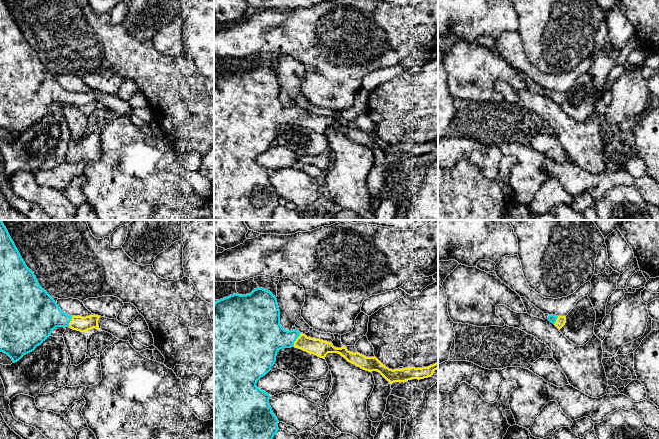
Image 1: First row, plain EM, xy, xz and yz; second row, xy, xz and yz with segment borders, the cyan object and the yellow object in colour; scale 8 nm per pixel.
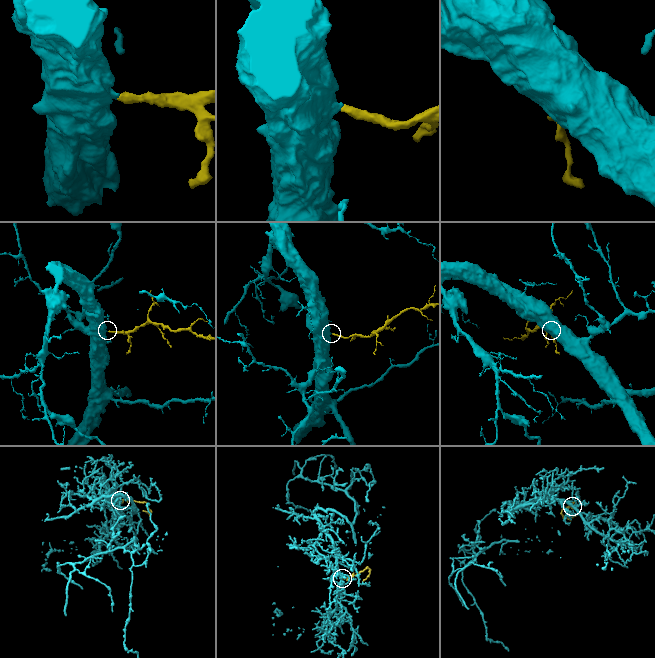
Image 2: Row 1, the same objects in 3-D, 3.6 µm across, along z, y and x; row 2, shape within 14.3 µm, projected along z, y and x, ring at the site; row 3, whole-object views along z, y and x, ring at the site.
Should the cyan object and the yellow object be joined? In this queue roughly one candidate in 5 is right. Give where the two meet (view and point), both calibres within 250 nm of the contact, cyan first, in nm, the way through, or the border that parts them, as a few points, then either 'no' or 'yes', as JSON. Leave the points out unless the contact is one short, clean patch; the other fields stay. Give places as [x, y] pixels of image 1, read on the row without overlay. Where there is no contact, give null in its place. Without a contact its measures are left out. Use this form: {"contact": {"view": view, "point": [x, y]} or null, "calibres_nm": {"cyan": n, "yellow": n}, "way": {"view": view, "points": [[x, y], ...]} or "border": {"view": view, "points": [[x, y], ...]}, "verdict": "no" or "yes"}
{"contact": {"view": "xz", "point": [295, 116]}, "calibres_nm": {"cyan": 300, "yellow": 140}, "way": {"view": "xz", "points": [[265, 112], [295, 116], [300, 116], [320, 124]]}, "verdict": "yes"}

